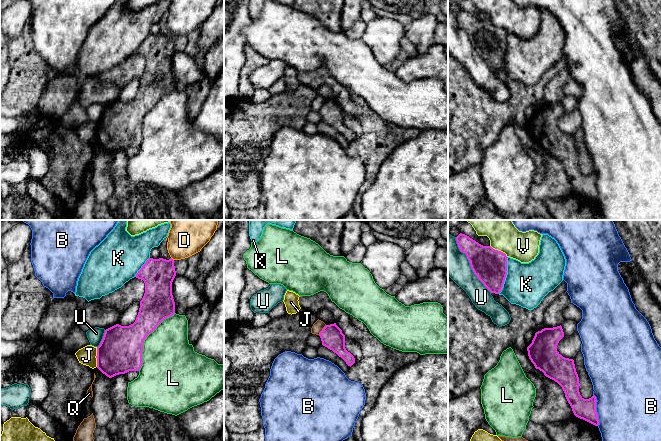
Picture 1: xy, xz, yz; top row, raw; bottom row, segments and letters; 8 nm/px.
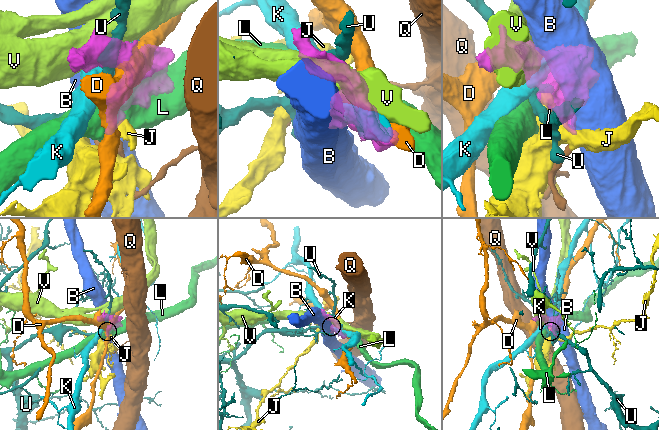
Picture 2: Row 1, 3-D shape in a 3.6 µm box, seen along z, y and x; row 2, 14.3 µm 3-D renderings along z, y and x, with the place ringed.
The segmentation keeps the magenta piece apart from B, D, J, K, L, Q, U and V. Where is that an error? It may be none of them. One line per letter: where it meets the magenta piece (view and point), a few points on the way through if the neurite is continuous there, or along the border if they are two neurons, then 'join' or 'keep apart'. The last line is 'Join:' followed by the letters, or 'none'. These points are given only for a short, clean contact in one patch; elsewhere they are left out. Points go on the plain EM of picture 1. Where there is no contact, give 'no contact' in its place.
B: yz (595, 186) | along yz (593, 170), (596, 176), (598, 201) | keep apart
D: xy (172, 35) | keep apart
J: xy (96, 133) | along xy (97, 123), (96, 142) | keep apart
K: yz (506, 50) | keep apart
L: xy (145, 114) | keep apart
Q: xz (322, 106) | along xz (326, 101), (318, 110) | keep apart
U: yz (470, 40) | keep apart
V: yz (499, 27) | keep apart
Join: none

